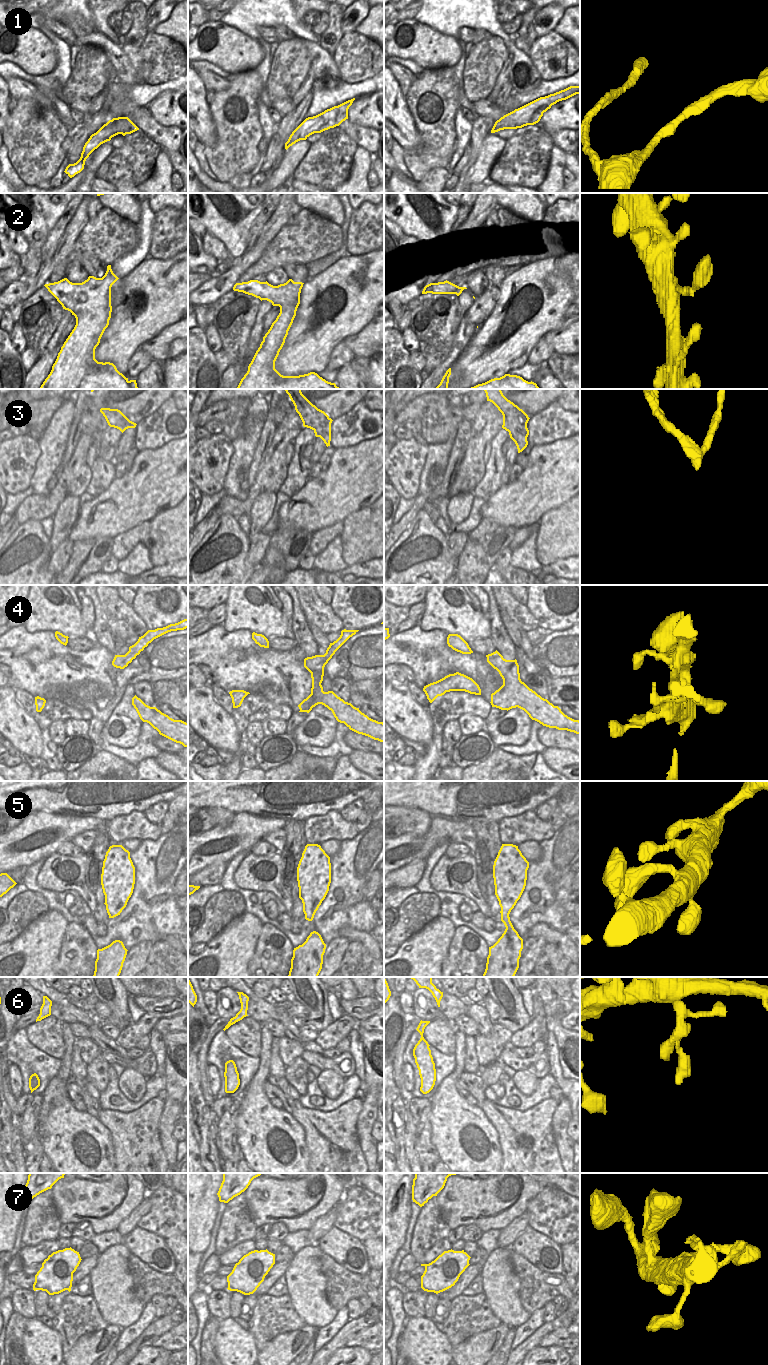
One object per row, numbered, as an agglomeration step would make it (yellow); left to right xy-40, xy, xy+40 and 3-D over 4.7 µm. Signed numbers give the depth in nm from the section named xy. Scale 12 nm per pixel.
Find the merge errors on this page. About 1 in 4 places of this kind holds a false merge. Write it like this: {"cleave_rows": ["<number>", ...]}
{"cleave_rows": ["3"]}

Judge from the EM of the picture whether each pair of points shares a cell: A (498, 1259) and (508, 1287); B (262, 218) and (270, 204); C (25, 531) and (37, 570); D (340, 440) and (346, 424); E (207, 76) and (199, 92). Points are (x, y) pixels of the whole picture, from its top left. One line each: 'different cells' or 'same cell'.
A: same cell
B: same cell
C: same cell
D: same cell
E: different cells

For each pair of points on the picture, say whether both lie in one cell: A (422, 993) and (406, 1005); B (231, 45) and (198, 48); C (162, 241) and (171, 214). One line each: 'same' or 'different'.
A: different
B: same
C: same

